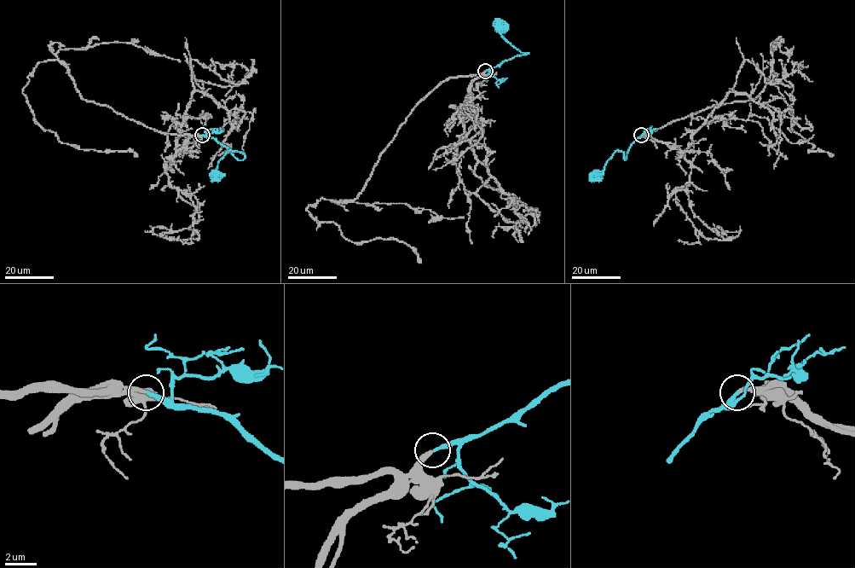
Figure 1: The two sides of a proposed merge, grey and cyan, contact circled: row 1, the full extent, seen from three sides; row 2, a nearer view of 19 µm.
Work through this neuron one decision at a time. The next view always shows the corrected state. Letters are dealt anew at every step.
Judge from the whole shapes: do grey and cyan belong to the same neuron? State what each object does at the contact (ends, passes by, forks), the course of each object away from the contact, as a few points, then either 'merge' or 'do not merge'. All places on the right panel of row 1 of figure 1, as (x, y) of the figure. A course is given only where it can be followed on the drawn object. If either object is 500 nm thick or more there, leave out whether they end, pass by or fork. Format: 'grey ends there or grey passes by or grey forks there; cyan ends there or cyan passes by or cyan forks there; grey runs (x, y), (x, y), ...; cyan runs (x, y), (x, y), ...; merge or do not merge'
grey ends there; cyan ends there; grey runs (641, 135), (754, 98), (773, 60), (792, 130), (813, 145), (809, 151), (833, 155); cyan runs (641, 135), (631, 145), (625, 159), (623, 153), (616, 151), (601, 172), (594, 172), (593, 176); merge

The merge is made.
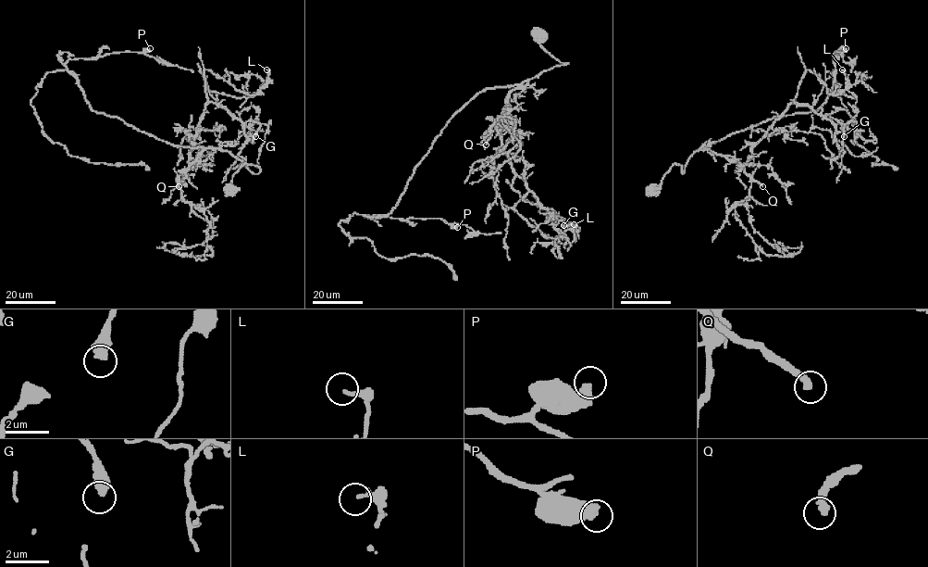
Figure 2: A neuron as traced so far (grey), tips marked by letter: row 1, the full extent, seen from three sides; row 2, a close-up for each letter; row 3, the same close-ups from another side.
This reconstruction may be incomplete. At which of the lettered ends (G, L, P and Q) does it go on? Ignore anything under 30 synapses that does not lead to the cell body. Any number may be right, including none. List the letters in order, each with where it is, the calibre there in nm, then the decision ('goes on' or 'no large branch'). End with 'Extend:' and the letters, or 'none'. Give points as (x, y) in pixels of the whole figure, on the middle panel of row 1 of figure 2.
G: (563, 225) | 500 nm | no large branch
L: (574, 224) | 200 nm | no large branch
P: (457, 227) | 480 nm | no large branch
Q: (486, 144) | 320 nm | goes on
Extend: Q

